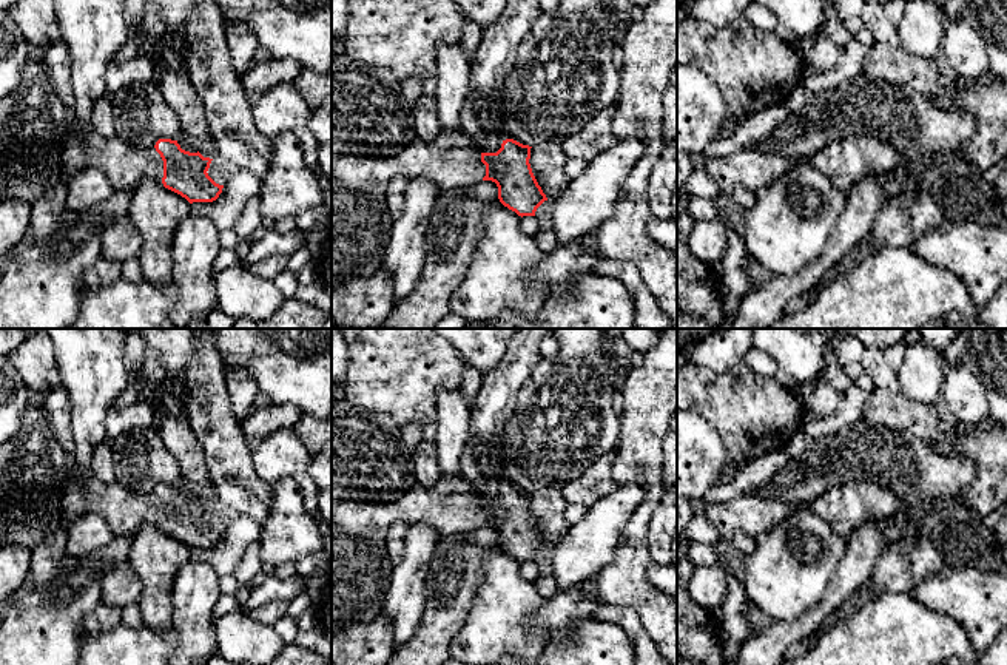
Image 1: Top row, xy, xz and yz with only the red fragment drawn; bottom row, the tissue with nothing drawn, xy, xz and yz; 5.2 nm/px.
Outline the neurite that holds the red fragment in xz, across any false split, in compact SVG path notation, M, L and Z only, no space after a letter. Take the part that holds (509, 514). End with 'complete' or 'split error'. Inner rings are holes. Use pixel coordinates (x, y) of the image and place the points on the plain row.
M461 474L441 475L433 488L418 483L393 503L332 501L332 636L349 625L369 623L384 609L392 579L392 562L386 551L386 535L396 522L413 525L424 522L443 535L473 534L478 528L492 526L498 532L498 545L518 562L535 562L537 554L547 546L538 531L529 505L529 491L506 484L497 498L483 498L472 492Z; split error

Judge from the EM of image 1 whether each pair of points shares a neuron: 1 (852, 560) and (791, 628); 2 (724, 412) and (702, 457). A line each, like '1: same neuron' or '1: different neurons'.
1: same neuron
2: different neurons

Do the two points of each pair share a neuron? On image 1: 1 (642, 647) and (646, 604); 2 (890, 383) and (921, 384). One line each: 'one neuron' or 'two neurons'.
1: two neurons
2: two neurons

